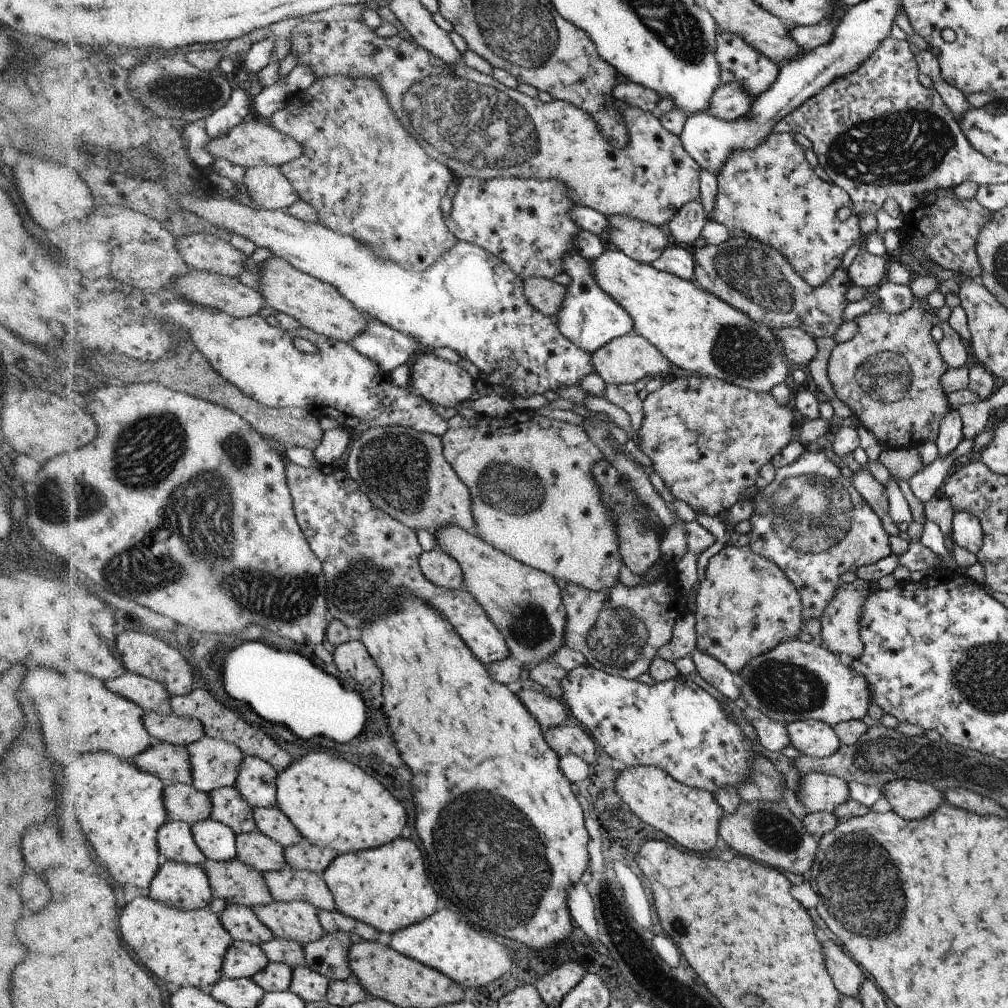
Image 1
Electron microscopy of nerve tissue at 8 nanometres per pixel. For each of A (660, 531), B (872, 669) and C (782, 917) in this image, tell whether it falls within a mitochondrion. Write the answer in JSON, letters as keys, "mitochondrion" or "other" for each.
{"A":"other","B":"other","C":"other"}

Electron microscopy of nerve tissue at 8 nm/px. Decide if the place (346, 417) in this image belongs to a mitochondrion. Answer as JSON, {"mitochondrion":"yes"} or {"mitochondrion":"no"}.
{"mitochondrion":"no"}

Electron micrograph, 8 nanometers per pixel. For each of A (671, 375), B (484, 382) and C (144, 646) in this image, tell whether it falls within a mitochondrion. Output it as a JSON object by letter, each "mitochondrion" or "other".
{"A":"other","B":"other","C":"other"}

